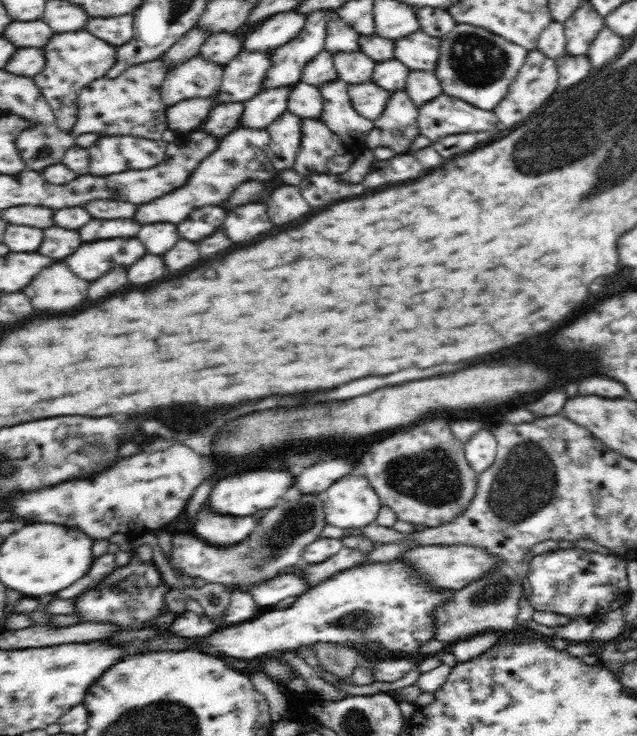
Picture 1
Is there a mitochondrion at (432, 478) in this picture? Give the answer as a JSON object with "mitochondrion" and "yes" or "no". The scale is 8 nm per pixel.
{"mitochondrion":"yes"}

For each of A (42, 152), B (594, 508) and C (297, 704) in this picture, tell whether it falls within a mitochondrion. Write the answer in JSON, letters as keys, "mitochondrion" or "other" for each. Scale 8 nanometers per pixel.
{"A":"mitochondrion","B":"other","C":"other"}

